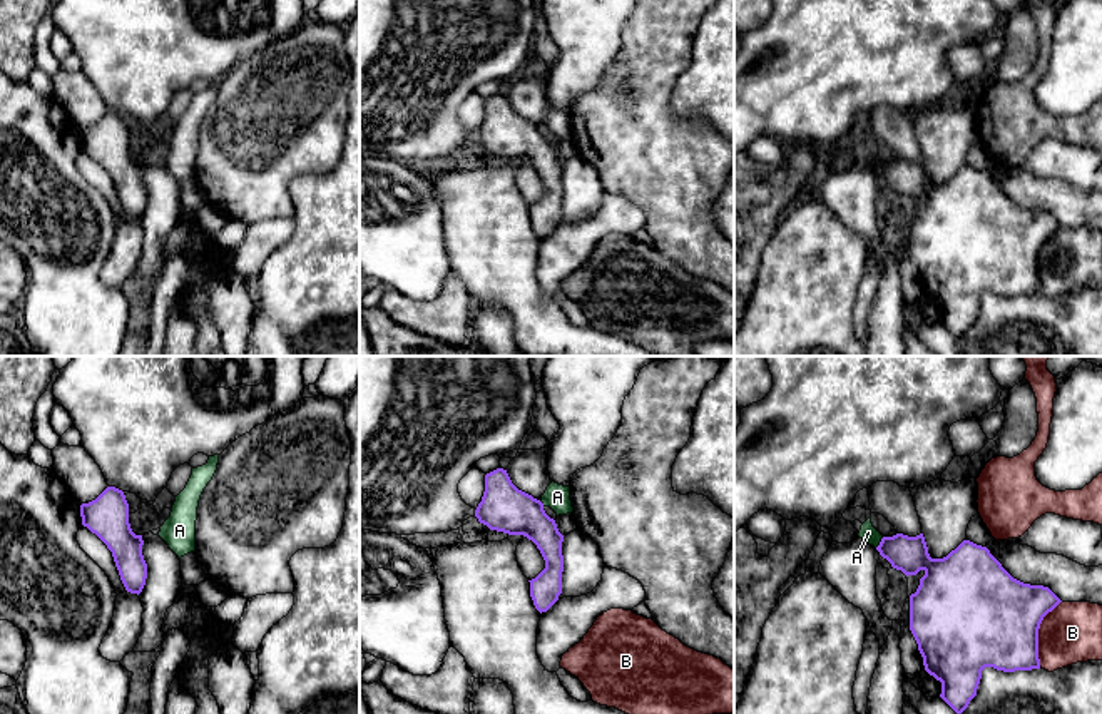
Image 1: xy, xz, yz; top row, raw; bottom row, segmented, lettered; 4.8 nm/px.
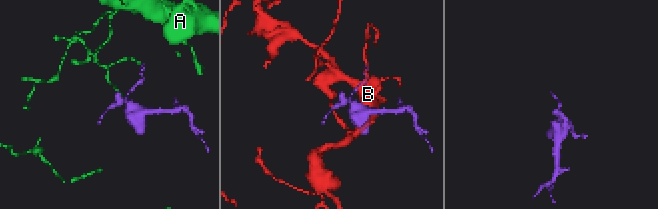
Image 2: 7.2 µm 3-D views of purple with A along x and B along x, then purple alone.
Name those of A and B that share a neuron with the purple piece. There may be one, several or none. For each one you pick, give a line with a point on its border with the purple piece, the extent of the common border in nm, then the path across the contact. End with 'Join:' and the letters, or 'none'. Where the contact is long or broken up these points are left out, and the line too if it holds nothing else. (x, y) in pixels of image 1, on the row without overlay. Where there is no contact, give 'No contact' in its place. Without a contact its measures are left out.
Join: none

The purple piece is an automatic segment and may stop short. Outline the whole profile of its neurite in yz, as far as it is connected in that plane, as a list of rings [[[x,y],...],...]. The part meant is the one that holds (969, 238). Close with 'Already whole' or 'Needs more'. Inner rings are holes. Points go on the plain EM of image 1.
[[[923,159],[883,162],[876,176],[906,202],[925,197],[910,221],[910,256],[925,296],[941,308],[940,323],[957,339],[977,321],[985,293],[1003,298],[1040,294],[1038,254],[1043,242],[1062,227],[1048,212],[1013,204],[987,172],[970,166],[943,184],[930,182]]]. Already whole

